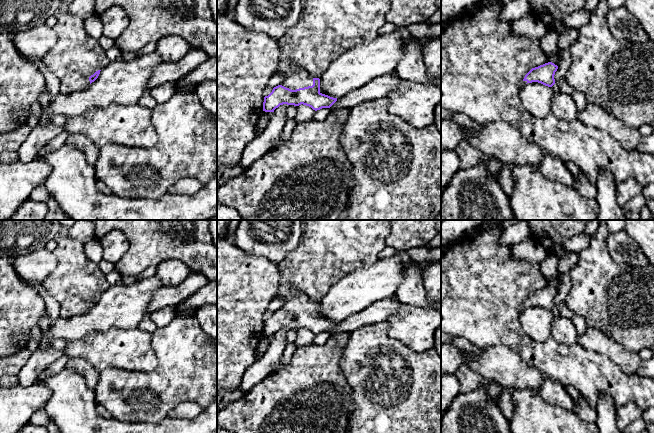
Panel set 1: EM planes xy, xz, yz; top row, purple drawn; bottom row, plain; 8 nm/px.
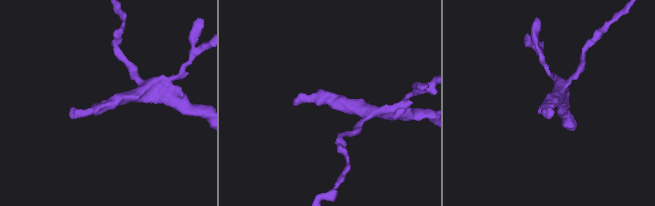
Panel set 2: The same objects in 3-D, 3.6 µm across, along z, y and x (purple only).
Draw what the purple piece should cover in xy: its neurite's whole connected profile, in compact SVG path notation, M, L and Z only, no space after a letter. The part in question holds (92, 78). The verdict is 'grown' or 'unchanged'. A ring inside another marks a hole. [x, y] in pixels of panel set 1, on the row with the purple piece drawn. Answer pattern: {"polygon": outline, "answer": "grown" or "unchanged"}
{"polygon": "M101 70L96 71L90 77L84 76L77 72L65 75L60 79L60 93L68 95L74 91L84 90L98 78L100 71Z", "answer": "grown"}

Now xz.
{"polygon": "M294 65L282 84L274 87L272 92L264 97L263 111L274 112L283 104L294 106L303 104L317 111L330 108L336 101L337 98L320 92L319 78L312 78L307 71Z", "answer": "grown"}

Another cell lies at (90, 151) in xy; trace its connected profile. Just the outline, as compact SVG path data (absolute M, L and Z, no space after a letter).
M69 134L66 144L78 149L84 155L86 161L91 166L94 166L98 159L100 149L84 134Z

